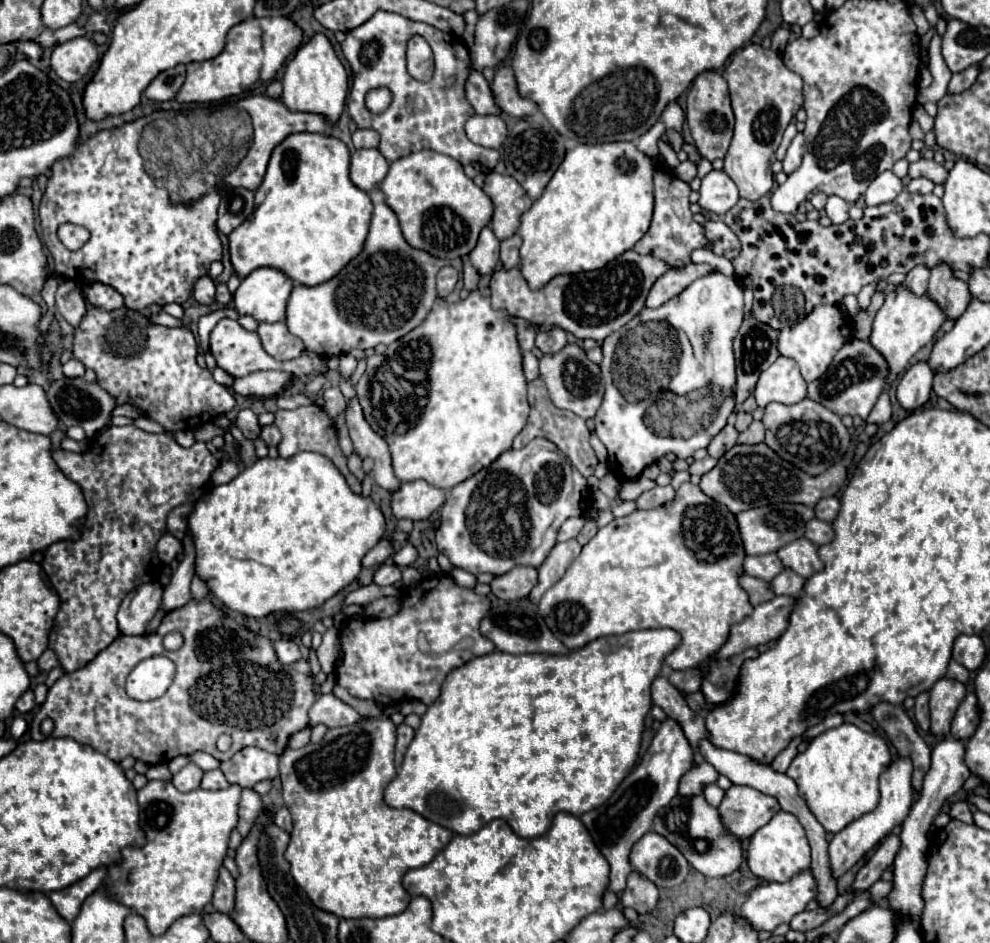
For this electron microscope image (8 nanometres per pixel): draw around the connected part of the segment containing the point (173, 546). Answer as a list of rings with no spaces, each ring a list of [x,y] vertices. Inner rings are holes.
[[[170,533],[162,535],[160,541],[158,541],[158,545],[156,545],[156,553],[158,553],[158,557],[160,557],[162,563],[170,563],[172,559],[176,559],[176,555],[180,551],[182,551],[182,543],[176,537],[172,537]]]

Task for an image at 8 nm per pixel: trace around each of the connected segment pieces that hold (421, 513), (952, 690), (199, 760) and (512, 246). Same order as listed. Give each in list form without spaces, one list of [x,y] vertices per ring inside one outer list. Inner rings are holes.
[[[426,481],[402,483],[400,489],[392,493],[392,513],[398,519],[424,521],[446,501],[446,491],[428,485]]]
[[[938,679],[930,689],[930,731],[934,735],[946,735],[950,731],[950,719],[958,707],[958,703],[964,699],[966,689],[956,679]]]
[[[202,751],[192,753],[192,755],[190,755],[190,761],[192,761],[192,763],[196,763],[202,771],[210,771],[210,769],[216,769],[216,767],[220,765],[220,761],[218,761],[218,759],[214,759],[212,755],[202,753]]]
[[[512,235],[510,239],[502,241],[502,249],[500,249],[502,269],[514,269],[520,265],[520,255],[518,255],[520,243],[522,243],[522,239],[518,235]]]

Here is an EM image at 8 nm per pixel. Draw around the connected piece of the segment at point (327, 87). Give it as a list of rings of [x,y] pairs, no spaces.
[[[314,35],[306,45],[298,49],[294,59],[284,69],[282,85],[284,85],[282,103],[290,111],[318,113],[326,117],[330,127],[340,119],[348,95],[348,75],[340,59],[336,57],[330,41],[324,35]]]

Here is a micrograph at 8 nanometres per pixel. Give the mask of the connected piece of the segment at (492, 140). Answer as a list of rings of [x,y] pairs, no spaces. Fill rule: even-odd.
[[[472,115],[466,121],[464,129],[472,143],[478,143],[490,149],[498,149],[508,135],[506,123],[500,115]]]

